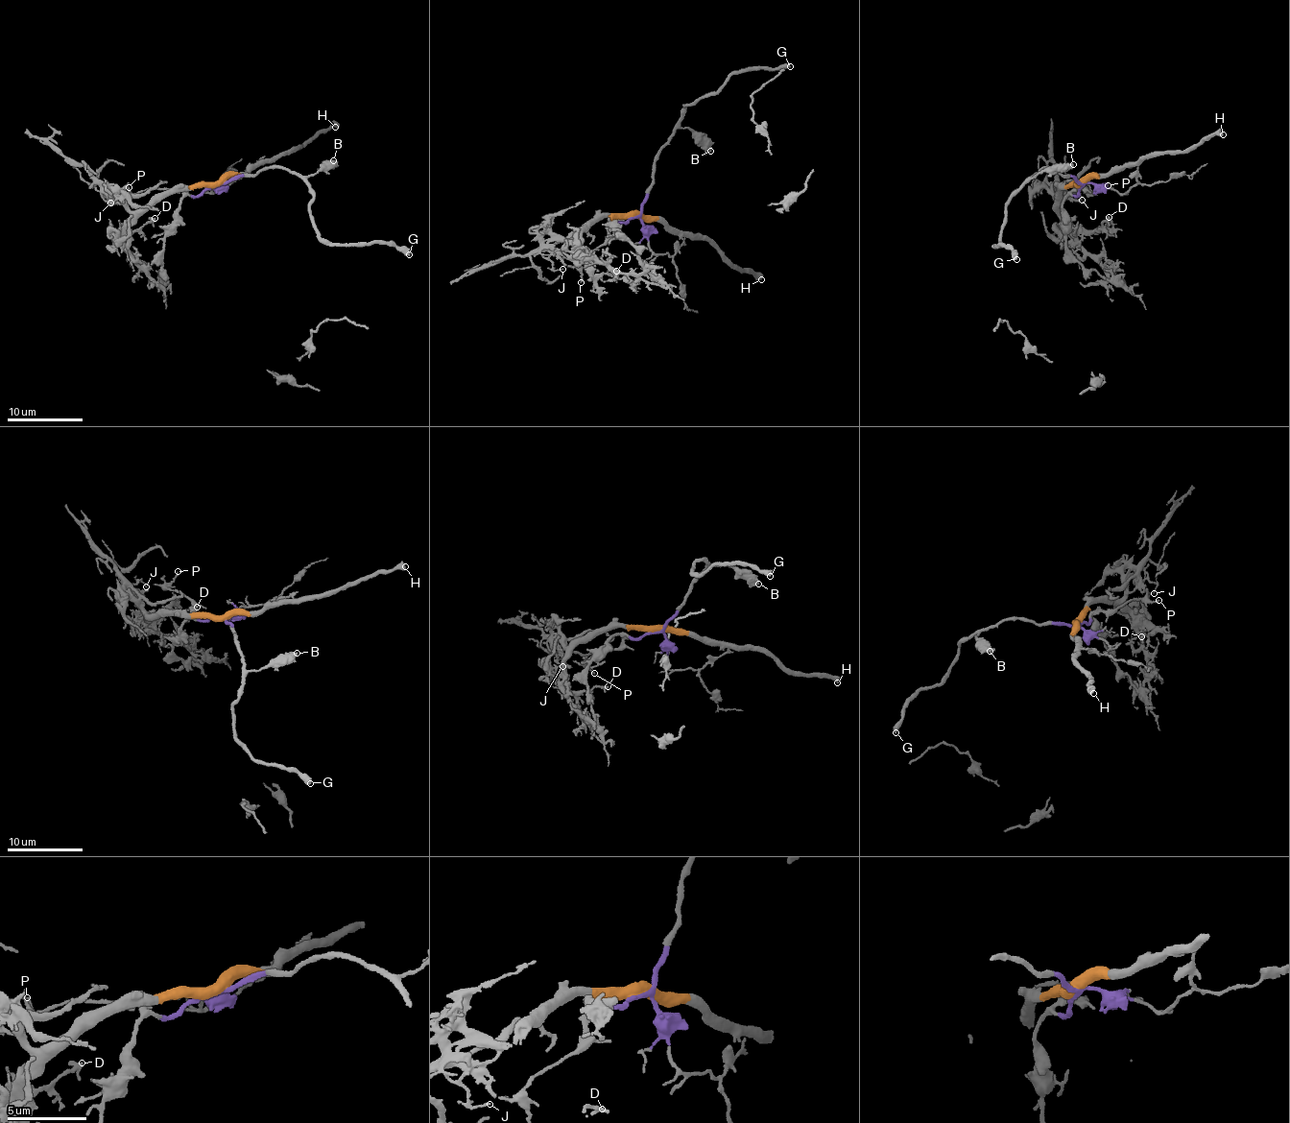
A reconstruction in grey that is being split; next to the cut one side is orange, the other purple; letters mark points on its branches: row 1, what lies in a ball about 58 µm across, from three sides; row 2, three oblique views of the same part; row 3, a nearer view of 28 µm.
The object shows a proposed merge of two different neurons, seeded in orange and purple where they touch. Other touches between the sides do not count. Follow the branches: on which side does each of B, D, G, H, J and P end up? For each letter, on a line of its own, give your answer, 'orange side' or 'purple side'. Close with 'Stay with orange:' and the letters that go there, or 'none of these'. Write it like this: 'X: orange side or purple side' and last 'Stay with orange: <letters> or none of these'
B: purple side
D: orange side
G: purple side
H: orange side
J: orange side
P: purple side
Stay with orange: D, H, J

